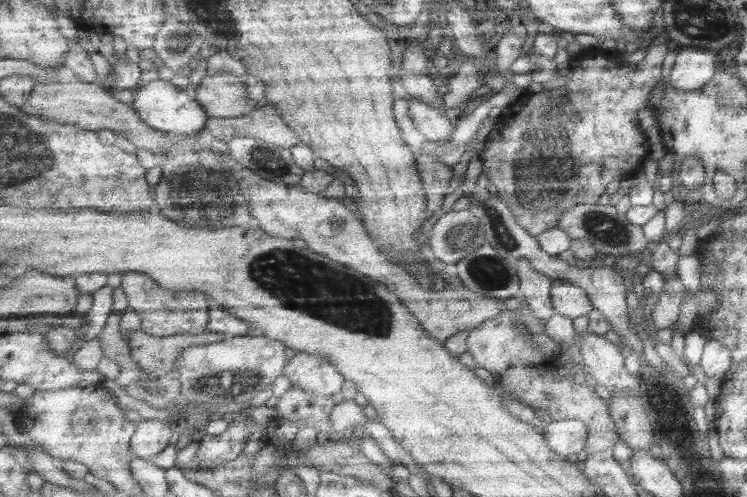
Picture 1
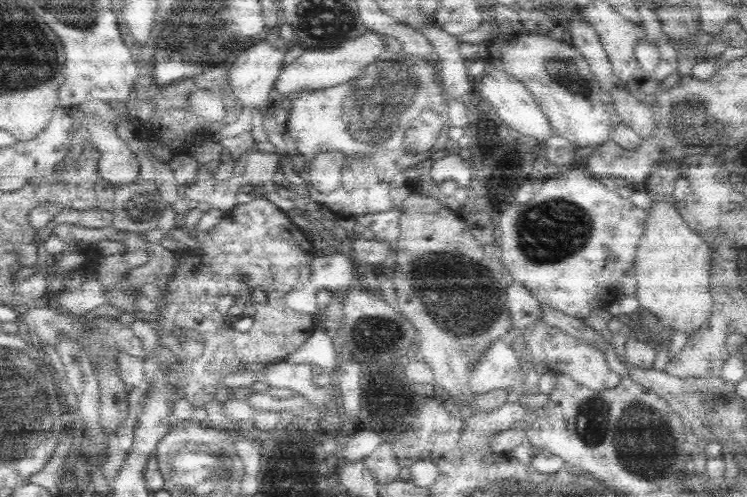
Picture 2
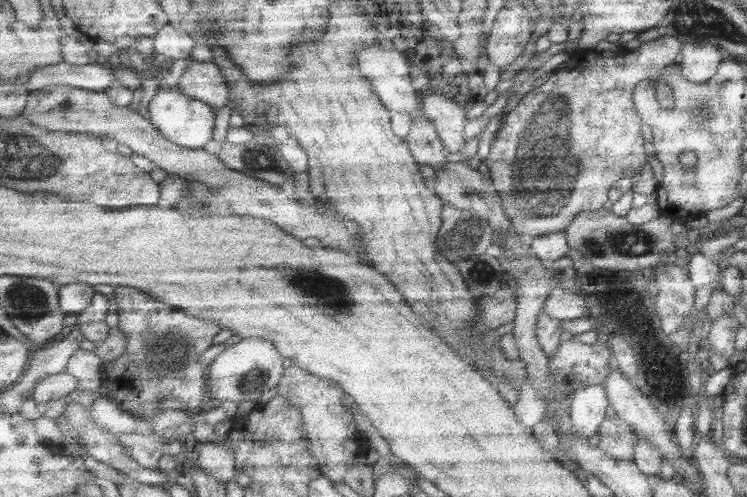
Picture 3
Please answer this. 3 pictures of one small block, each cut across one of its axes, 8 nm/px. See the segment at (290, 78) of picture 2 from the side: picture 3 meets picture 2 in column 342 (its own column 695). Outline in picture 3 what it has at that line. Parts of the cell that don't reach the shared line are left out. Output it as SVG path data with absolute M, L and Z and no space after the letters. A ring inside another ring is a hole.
M687 42L681 54L683 54L683 62L681 62L683 76L695 84L705 84L709 78L713 78L721 62L721 54L715 44Z

